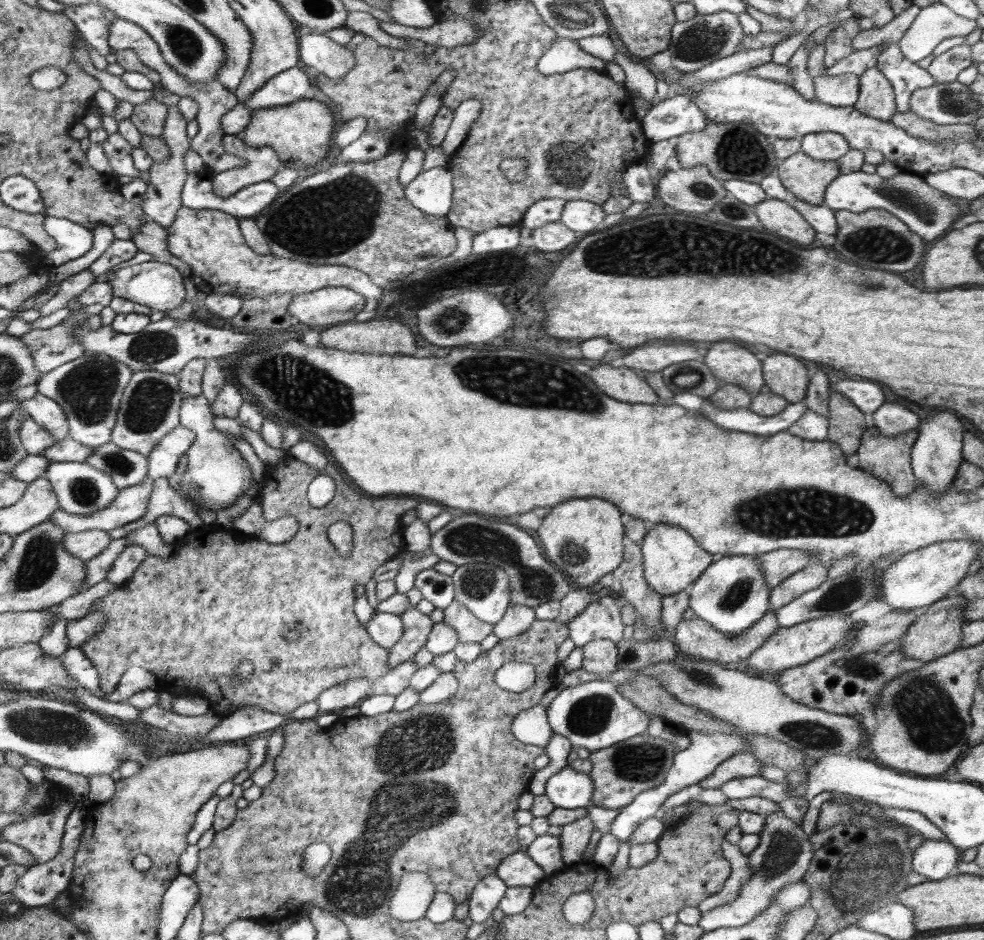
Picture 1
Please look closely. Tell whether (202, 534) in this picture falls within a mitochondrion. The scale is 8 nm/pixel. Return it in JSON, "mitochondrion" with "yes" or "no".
{"mitochondrion":"no"}

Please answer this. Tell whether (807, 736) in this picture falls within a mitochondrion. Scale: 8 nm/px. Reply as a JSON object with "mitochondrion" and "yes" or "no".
{"mitochondrion":"yes"}

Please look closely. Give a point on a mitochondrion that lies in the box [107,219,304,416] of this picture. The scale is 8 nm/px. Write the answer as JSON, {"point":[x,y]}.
{"point":[154,347]}

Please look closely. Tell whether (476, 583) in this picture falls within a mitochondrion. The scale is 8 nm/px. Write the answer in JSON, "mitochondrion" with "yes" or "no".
{"mitochondrion":"yes"}

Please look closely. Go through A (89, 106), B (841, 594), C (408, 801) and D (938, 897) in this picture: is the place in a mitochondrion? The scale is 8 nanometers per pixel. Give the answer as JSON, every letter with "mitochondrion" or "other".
{"A":"other","B":"mitochondrion","C":"mitochondrion","D":"other"}

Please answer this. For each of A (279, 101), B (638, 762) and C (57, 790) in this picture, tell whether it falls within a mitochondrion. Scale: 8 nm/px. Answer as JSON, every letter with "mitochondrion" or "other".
{"A":"other","B":"mitochondrion","C":"other"}

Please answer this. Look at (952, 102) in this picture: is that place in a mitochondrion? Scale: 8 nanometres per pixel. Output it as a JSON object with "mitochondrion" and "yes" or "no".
{"mitochondrion":"yes"}

